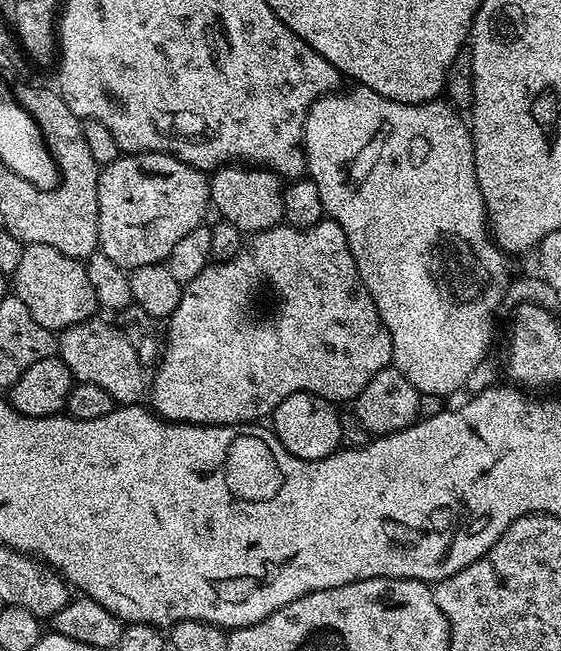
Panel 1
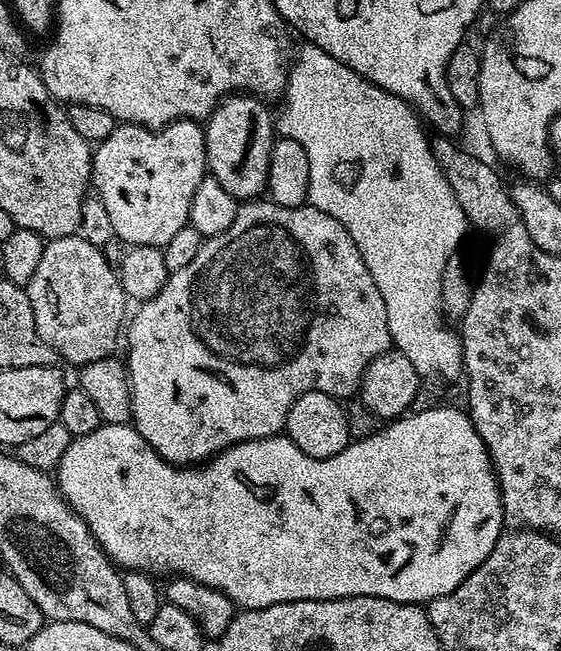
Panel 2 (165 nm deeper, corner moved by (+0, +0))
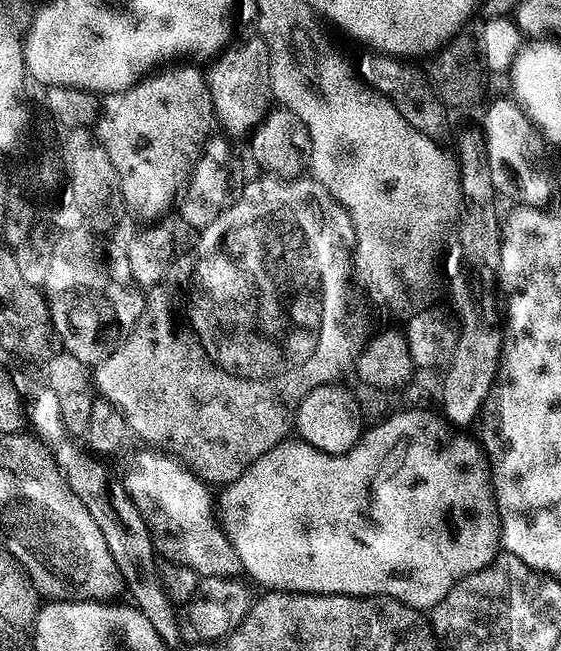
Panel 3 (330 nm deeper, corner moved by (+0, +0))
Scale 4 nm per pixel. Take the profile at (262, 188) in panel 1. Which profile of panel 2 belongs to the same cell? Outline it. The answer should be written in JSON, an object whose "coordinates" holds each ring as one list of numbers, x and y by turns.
{"coordinates":[[229,94,216,105,203,125,207,171,237,202,251,202,268,187,274,143,274,116,268,113,268,108,265,101,255,96]]}

